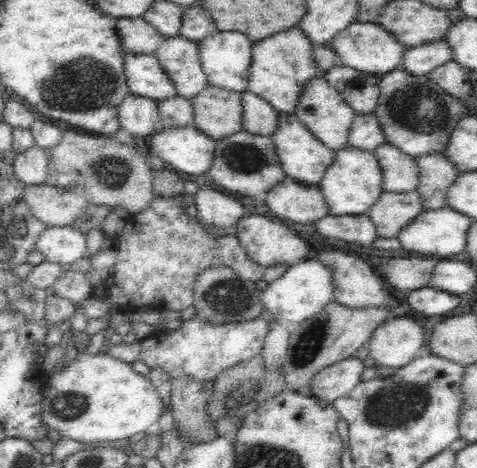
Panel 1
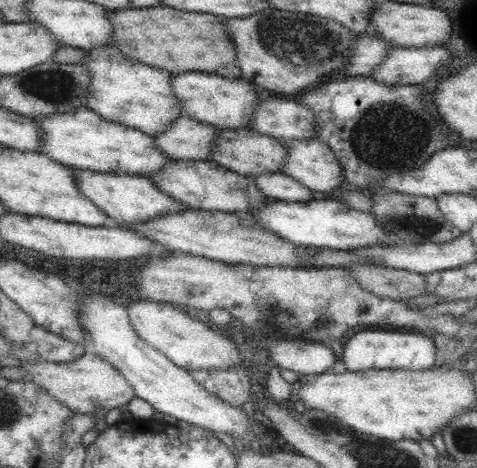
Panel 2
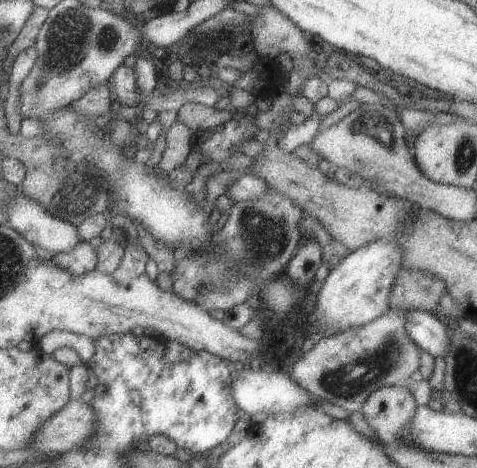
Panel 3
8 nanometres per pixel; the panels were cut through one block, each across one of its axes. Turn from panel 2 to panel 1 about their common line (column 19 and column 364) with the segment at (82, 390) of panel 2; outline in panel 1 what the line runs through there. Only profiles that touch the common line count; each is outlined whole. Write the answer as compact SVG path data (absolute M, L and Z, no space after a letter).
M356 356L336 362L334 366L328 366L320 374L316 374L310 382L314 398L334 404L338 398L350 394L362 382L364 368L366 364L362 364L362 360Z

